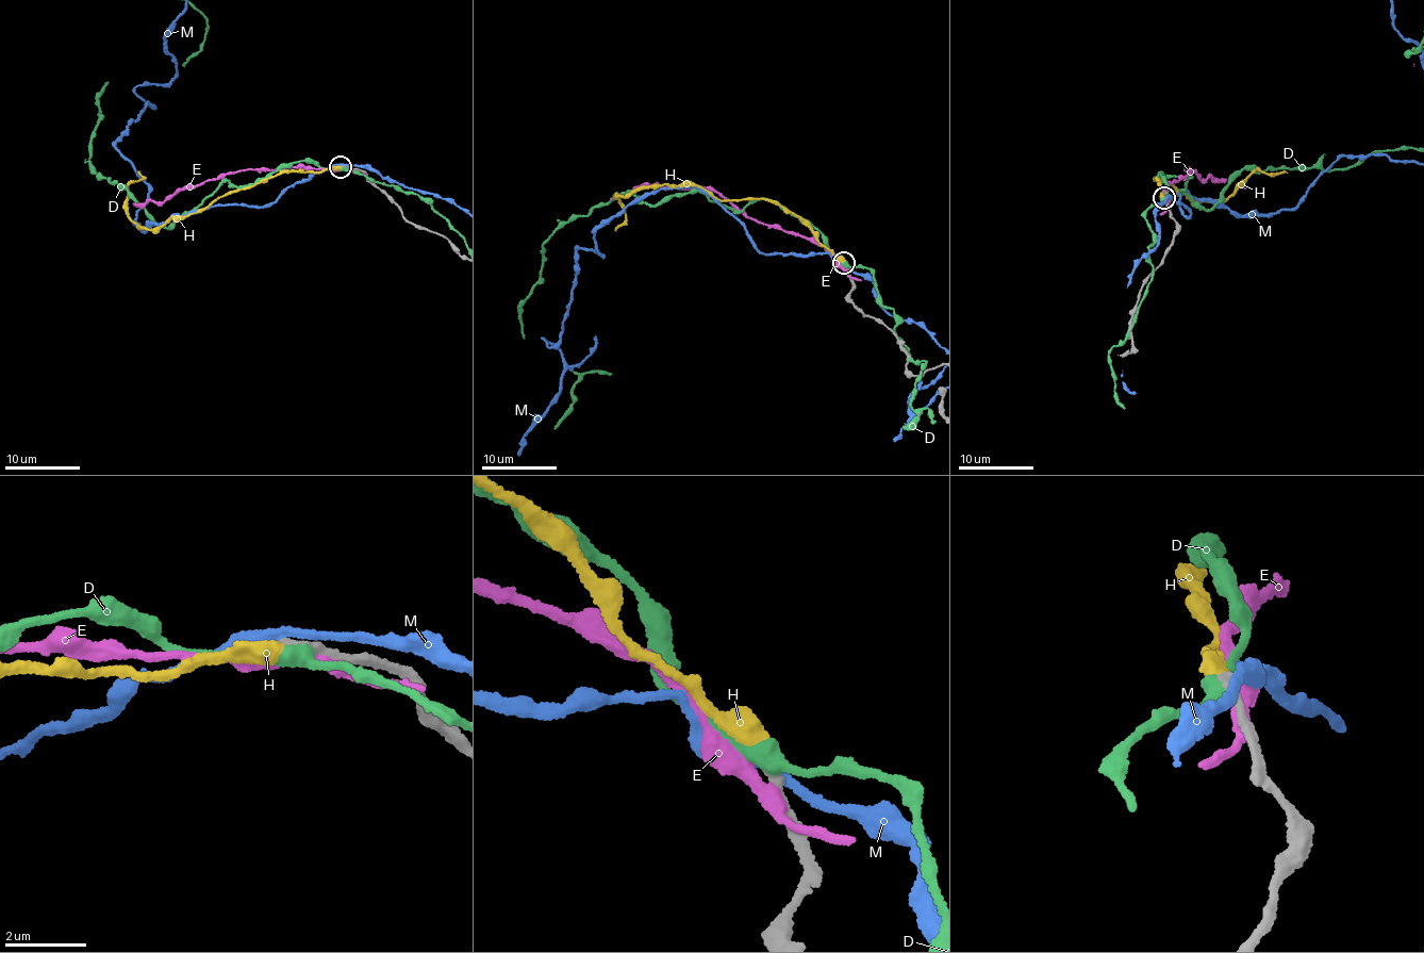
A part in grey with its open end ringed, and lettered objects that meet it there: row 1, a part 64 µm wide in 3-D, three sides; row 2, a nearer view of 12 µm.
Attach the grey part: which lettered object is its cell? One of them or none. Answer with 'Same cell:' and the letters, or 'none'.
Same cell: H

